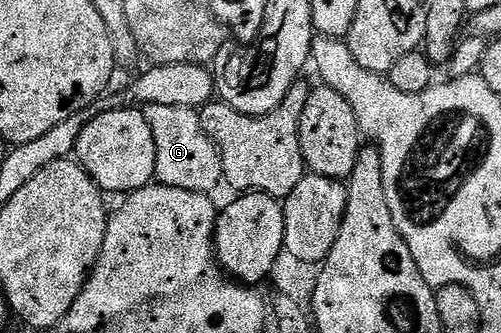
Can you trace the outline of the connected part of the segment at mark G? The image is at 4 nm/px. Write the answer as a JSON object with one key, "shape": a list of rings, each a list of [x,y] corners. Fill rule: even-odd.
{"shape":[[[145,104],[144,114],[148,129],[152,129],[152,141],[156,141],[156,169],[154,178],[165,187],[188,189],[188,193],[210,195],[223,182],[222,162],[218,146],[204,133],[195,108],[184,109],[180,105]]]}

